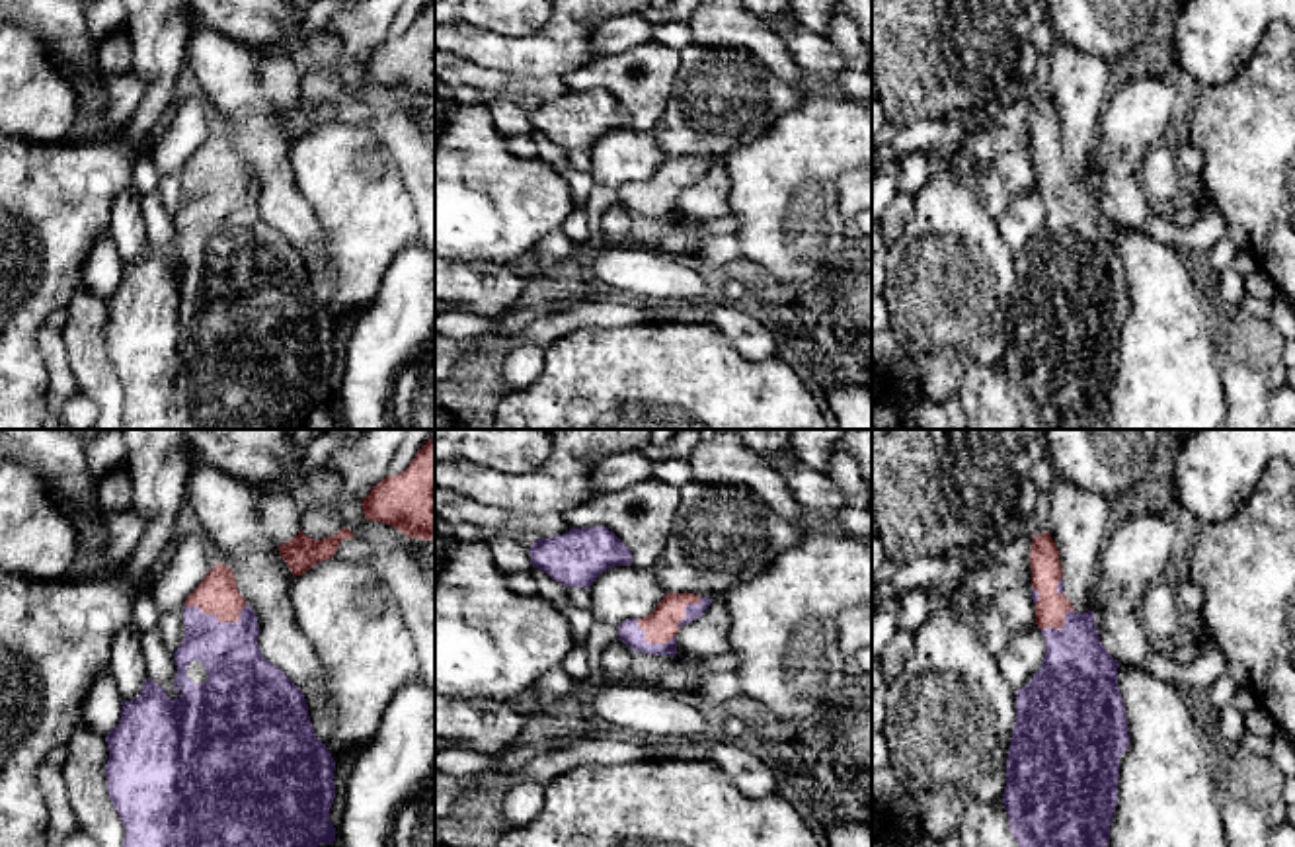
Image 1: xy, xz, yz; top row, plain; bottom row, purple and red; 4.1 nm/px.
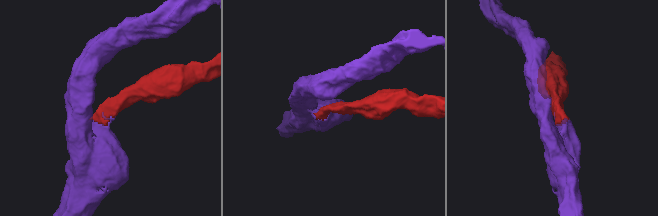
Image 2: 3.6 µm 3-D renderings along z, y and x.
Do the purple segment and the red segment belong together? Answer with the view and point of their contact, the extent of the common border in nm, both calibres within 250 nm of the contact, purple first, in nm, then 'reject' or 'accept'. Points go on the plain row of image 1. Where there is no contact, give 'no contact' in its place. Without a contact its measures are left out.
xy (217, 184) | 260 nm | 260/170 nm | accept

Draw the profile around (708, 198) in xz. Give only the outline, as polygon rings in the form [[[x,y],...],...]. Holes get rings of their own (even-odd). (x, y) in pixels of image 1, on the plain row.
[[[712,160],[700,182],[677,195],[677,215],[706,221],[729,215],[729,178],[720,160]]]

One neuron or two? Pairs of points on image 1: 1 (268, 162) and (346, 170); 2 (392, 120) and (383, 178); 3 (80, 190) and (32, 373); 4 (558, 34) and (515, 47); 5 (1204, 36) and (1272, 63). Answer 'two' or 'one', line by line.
1: two
2: two
3: one
4: one
5: two

